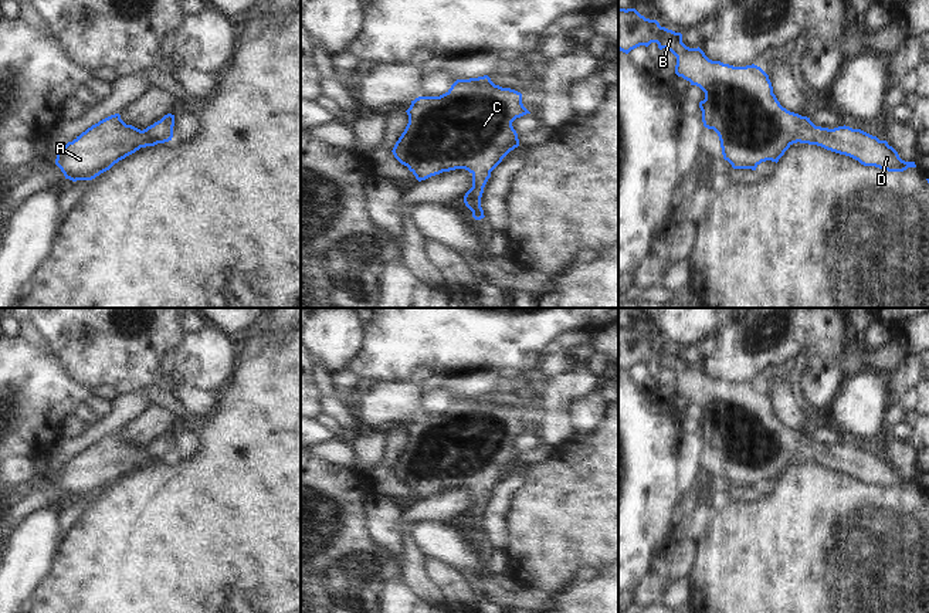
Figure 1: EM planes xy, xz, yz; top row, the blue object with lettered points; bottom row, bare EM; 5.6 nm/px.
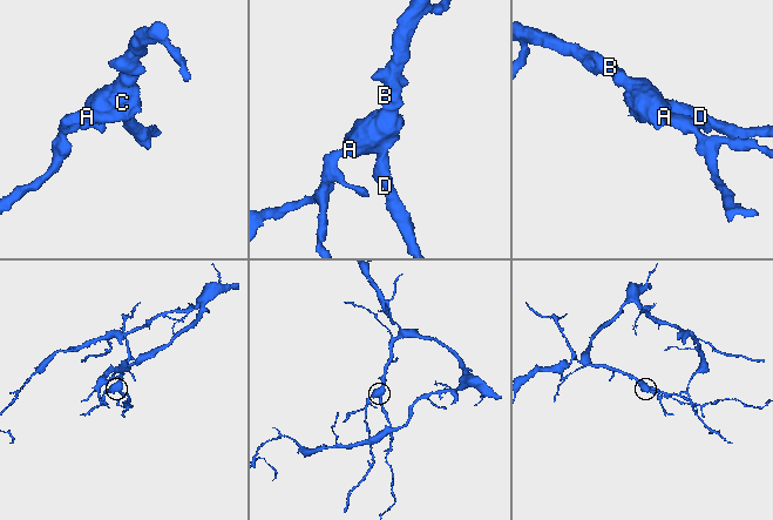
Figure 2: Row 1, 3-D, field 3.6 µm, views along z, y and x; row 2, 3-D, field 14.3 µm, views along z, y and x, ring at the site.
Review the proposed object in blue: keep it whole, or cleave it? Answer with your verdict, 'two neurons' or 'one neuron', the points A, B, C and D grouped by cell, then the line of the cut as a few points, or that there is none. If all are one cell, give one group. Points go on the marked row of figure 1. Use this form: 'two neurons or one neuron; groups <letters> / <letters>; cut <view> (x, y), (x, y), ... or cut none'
one neuron; groups A B C D; cut none

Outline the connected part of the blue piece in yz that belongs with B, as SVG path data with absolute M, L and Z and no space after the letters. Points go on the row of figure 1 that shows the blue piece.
M618 9L618 50L628 54L651 43L671 51L677 57L675 74L705 92L705 99L699 102L703 126L718 133L723 159L733 169L756 170L762 162L777 163L797 142L817 145L888 172L916 167L915 162L902 160L886 140L861 129L845 125L821 128L810 118L787 111L760 67L712 61L699 47L686 47L681 33L661 27L635 9Z

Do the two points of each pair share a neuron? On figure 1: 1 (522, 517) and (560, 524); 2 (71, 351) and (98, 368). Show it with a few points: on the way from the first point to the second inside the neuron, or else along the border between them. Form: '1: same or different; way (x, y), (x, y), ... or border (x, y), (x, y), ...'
1: same; way (532, 517), (551, 518)
2: same; way (78, 351), (91, 361)

